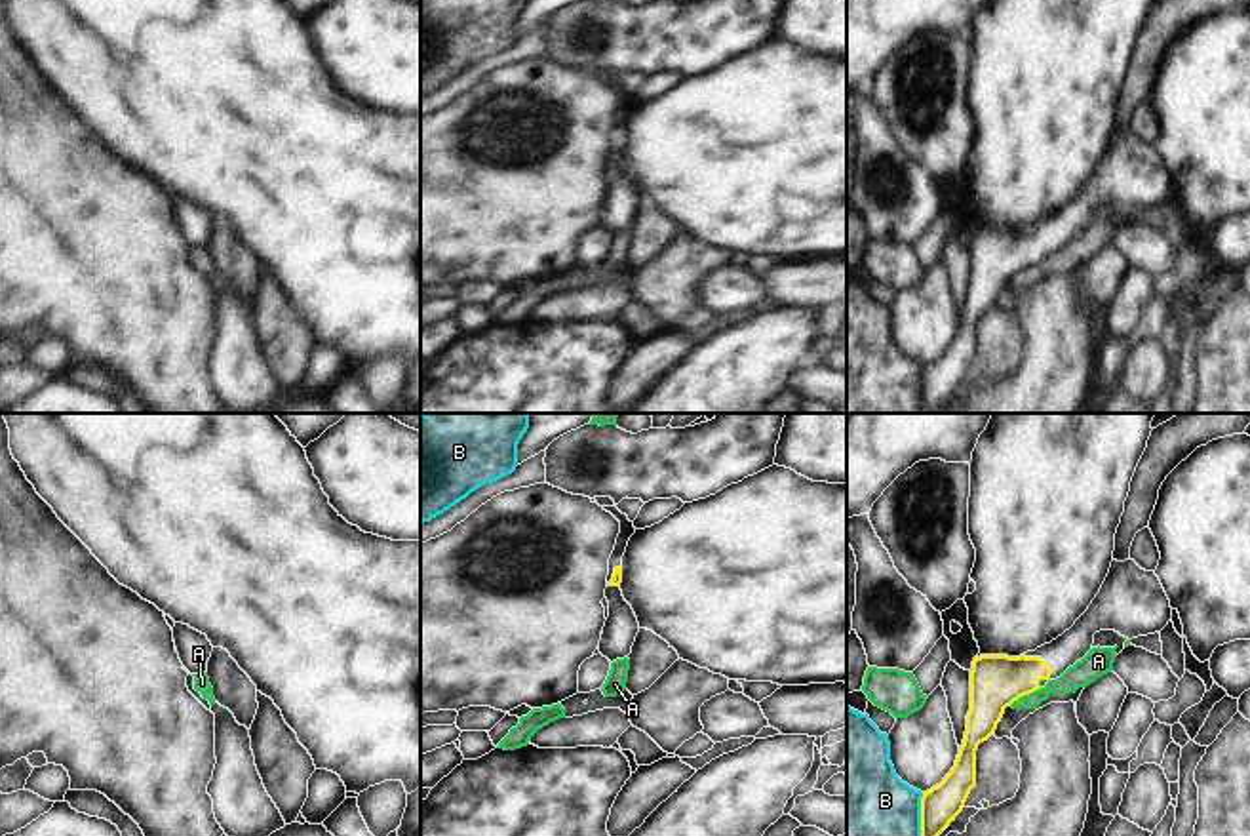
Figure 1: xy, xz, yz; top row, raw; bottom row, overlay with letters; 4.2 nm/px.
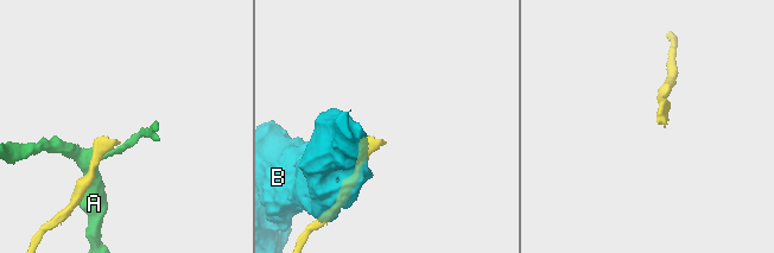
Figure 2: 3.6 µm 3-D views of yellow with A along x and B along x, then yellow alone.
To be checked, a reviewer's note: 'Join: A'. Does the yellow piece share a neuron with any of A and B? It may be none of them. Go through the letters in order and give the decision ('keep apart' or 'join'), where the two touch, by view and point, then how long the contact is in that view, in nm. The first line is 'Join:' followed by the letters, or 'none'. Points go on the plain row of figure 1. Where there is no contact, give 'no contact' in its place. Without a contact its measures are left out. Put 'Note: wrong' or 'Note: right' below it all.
Join: none
A: keep apart; contact yz (1024, 267); length 160 nm
B: keep apart; contact yz (921, 389); length 200 nm
Note: wrong

